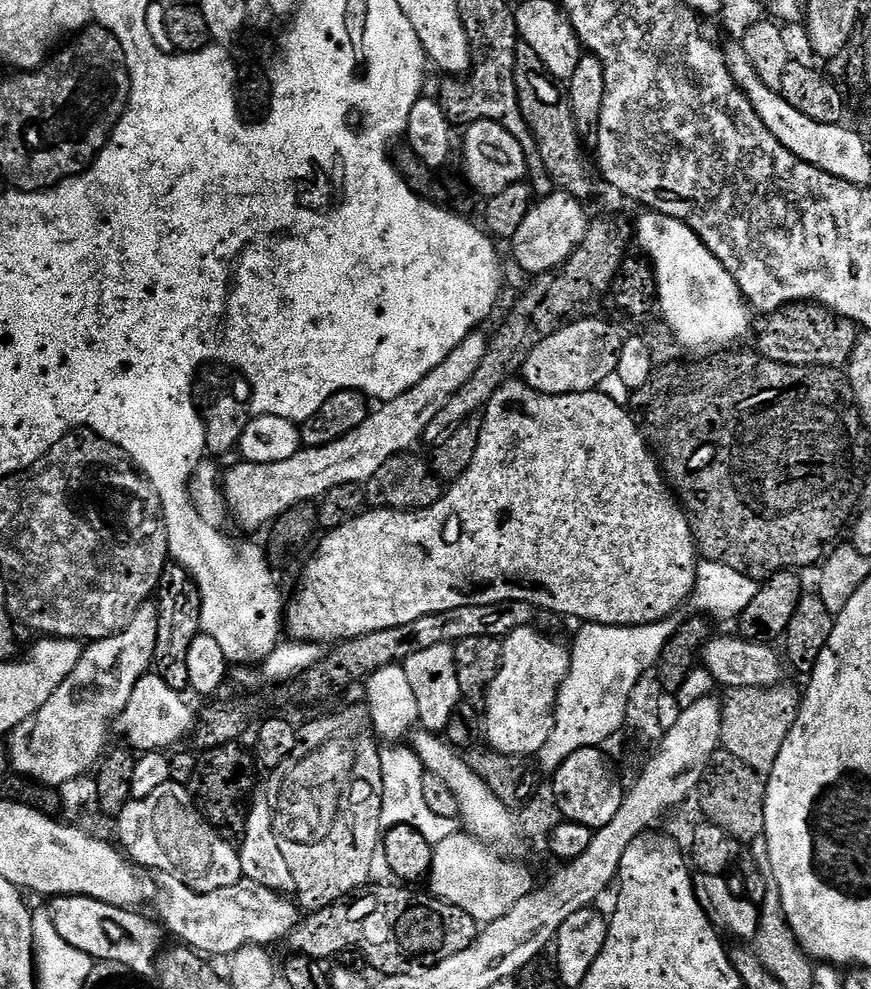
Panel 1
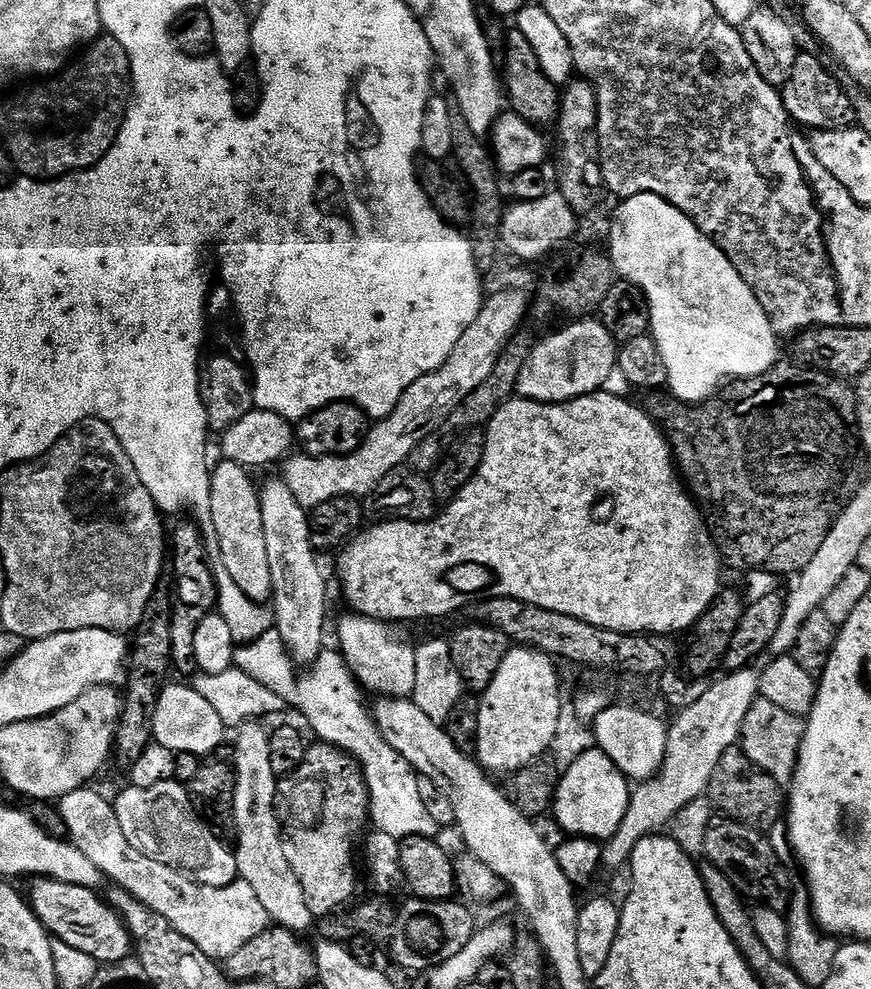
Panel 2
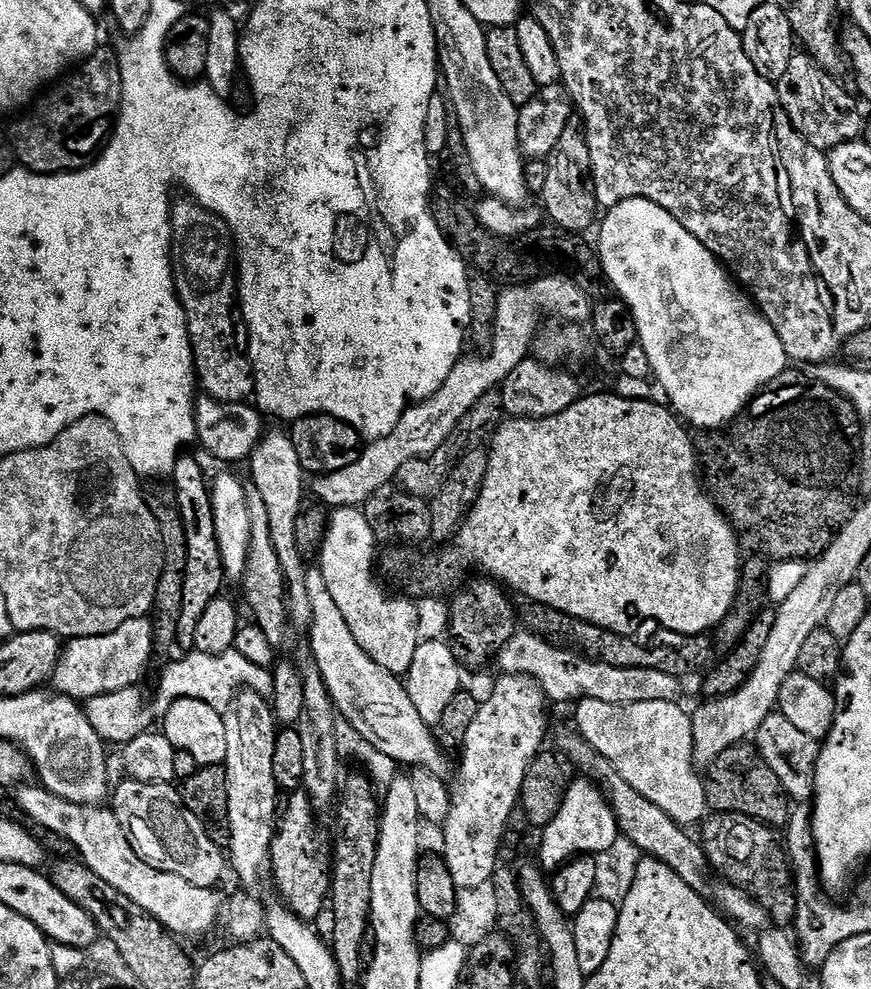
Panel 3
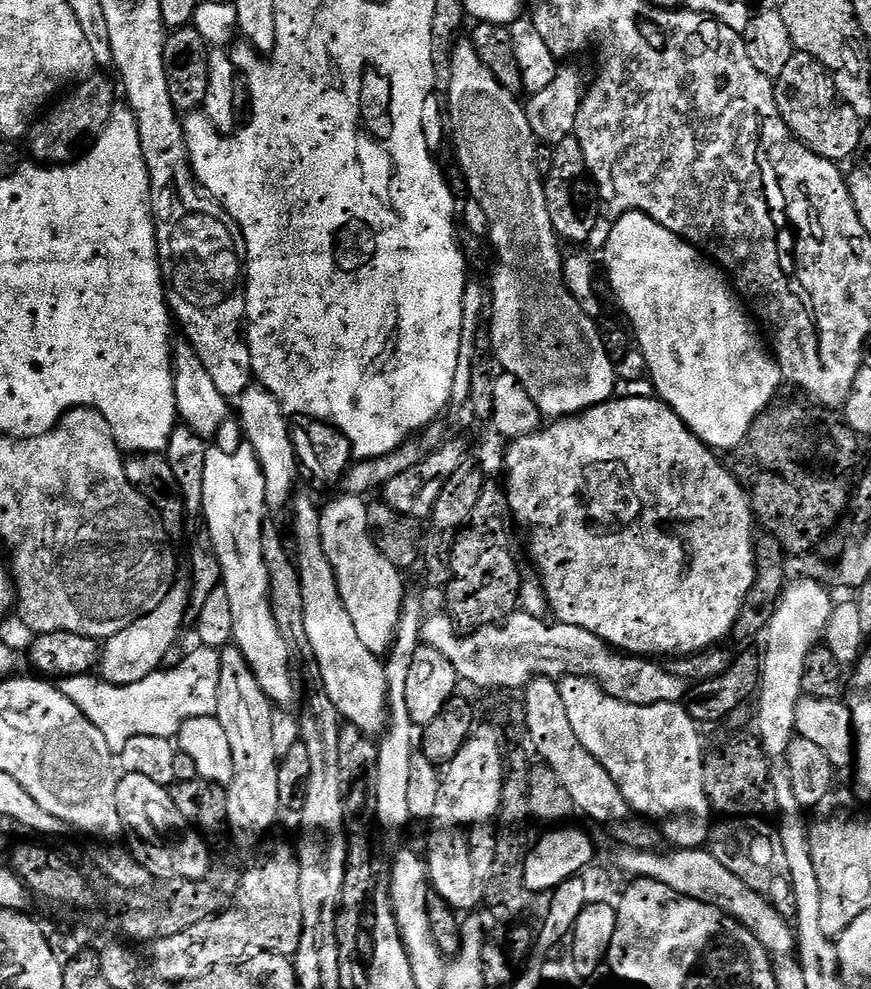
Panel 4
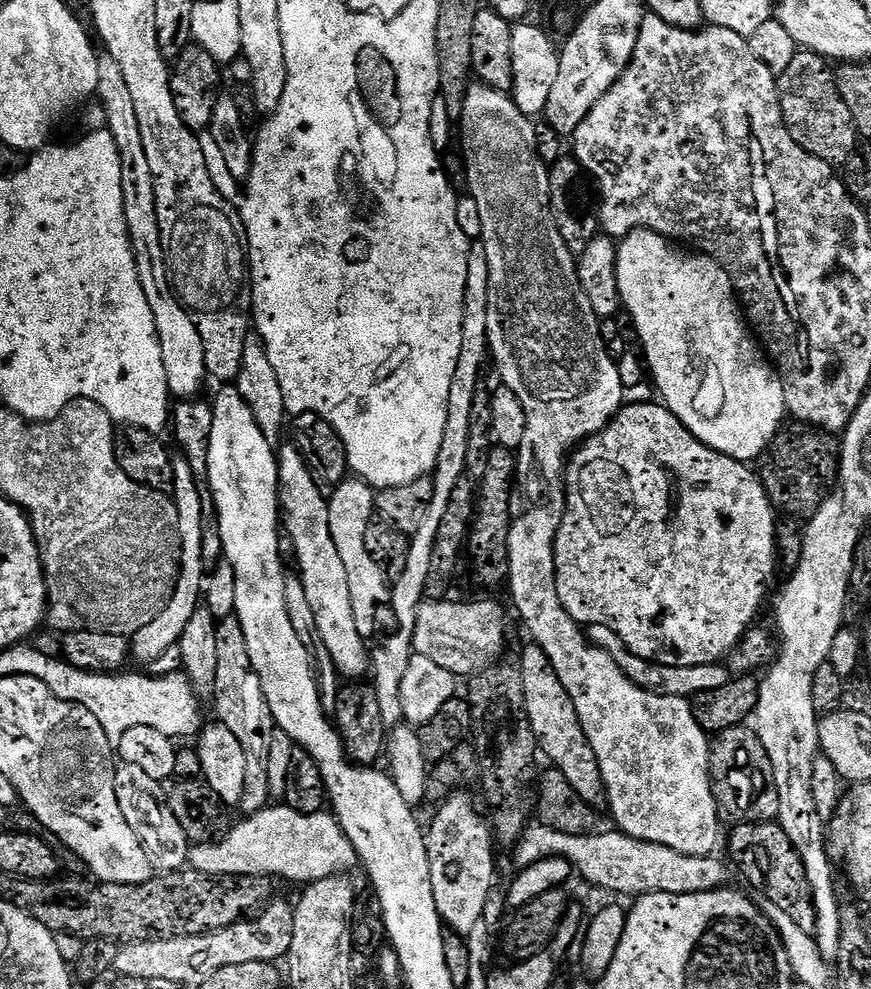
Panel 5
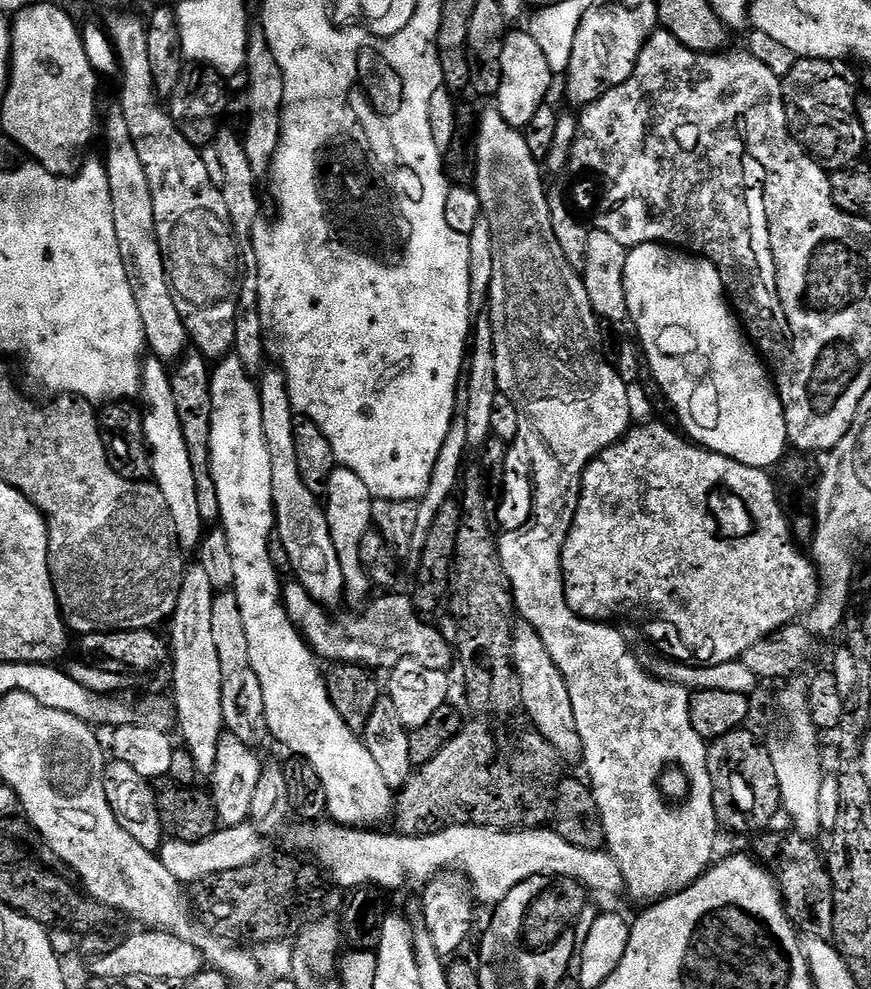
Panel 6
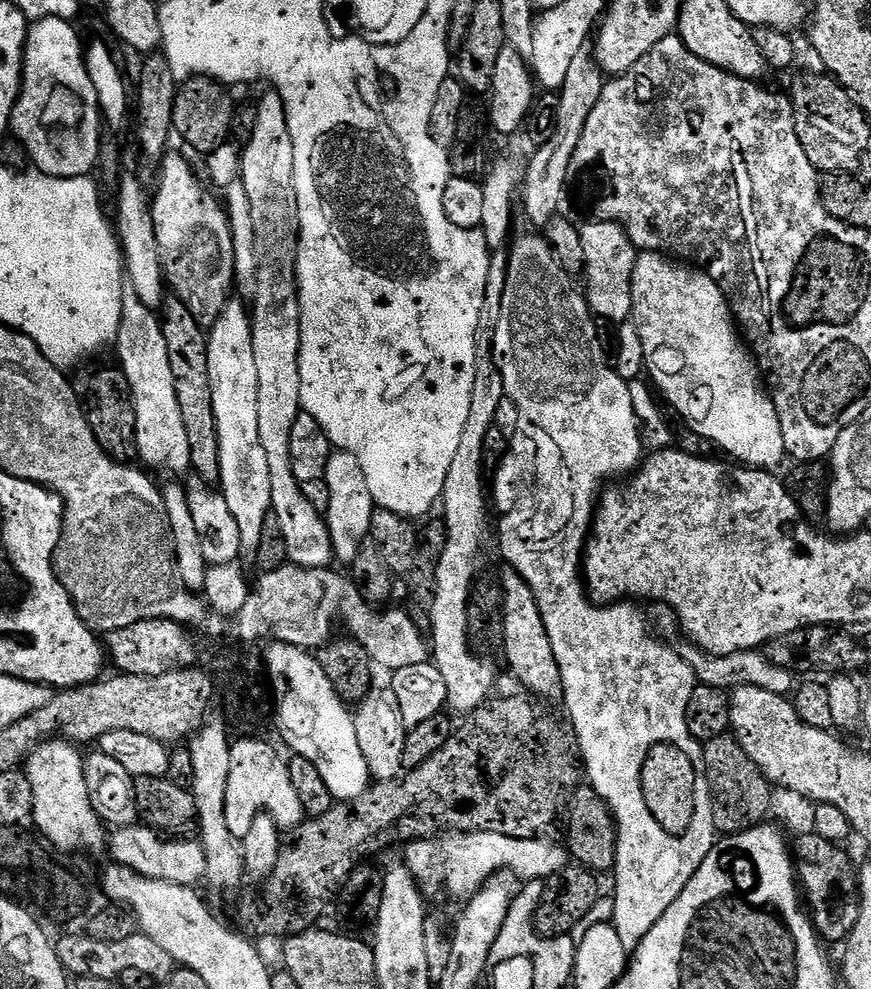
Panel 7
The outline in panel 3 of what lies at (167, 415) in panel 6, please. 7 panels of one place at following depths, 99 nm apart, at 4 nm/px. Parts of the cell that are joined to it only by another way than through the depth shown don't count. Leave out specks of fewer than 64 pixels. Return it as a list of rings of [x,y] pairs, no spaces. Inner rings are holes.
[[[134,618],[130,622],[122,622],[122,626],[110,634],[69,639],[50,684],[59,695],[68,696],[77,702],[87,702],[96,696],[137,687],[144,676],[144,667],[151,660],[154,660],[152,621],[148,618]]]

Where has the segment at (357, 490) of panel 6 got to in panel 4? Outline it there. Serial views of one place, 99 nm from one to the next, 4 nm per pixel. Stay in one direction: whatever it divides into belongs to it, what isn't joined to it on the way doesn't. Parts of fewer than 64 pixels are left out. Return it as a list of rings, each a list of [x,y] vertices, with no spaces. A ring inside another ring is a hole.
[[[340,494],[337,500],[323,505],[320,513],[322,546],[326,550],[326,558],[330,558],[330,566],[334,566],[338,590],[346,610],[350,610],[354,630],[358,630],[358,639],[364,643],[366,650],[384,658],[396,639],[396,627],[404,610],[406,589],[400,577],[403,576],[401,569],[389,562],[376,547],[374,533],[368,522],[369,505],[364,502],[364,496]]]

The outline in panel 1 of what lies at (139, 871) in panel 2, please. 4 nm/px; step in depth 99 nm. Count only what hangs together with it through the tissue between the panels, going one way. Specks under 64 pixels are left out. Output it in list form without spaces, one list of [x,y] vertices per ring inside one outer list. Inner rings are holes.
[[[161,875],[158,880],[159,919],[180,939],[177,941],[209,957],[228,958],[248,944],[272,946],[275,940],[283,941],[302,919],[301,909],[288,899],[247,878],[213,892],[195,892],[173,876]]]

